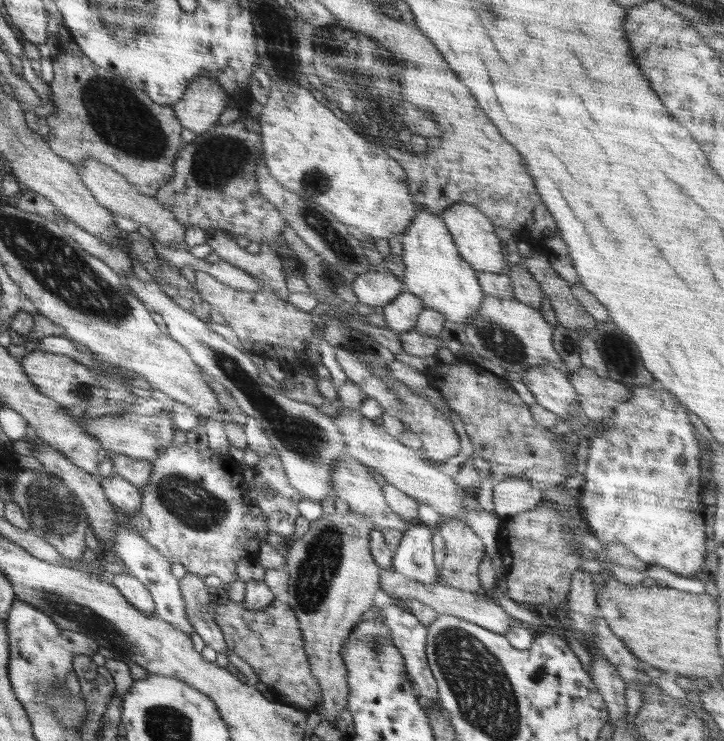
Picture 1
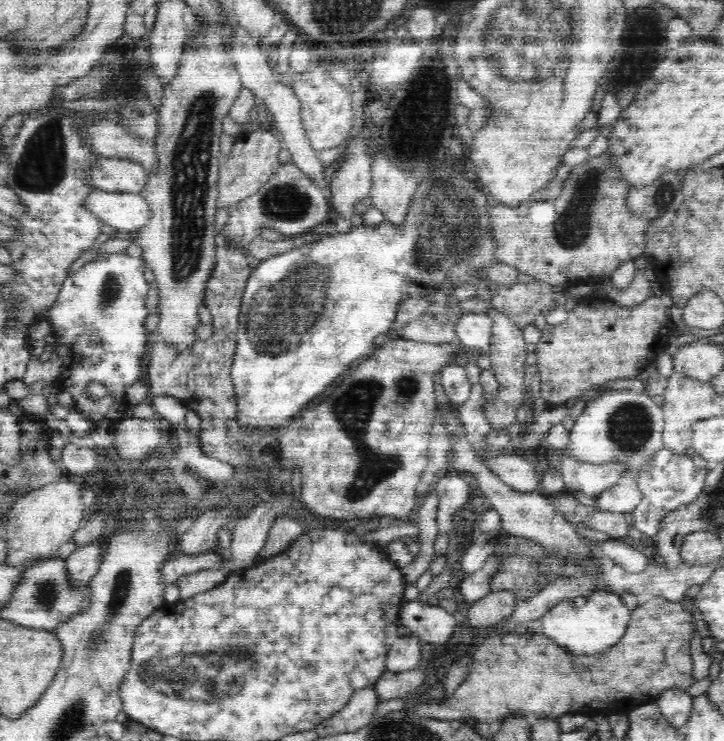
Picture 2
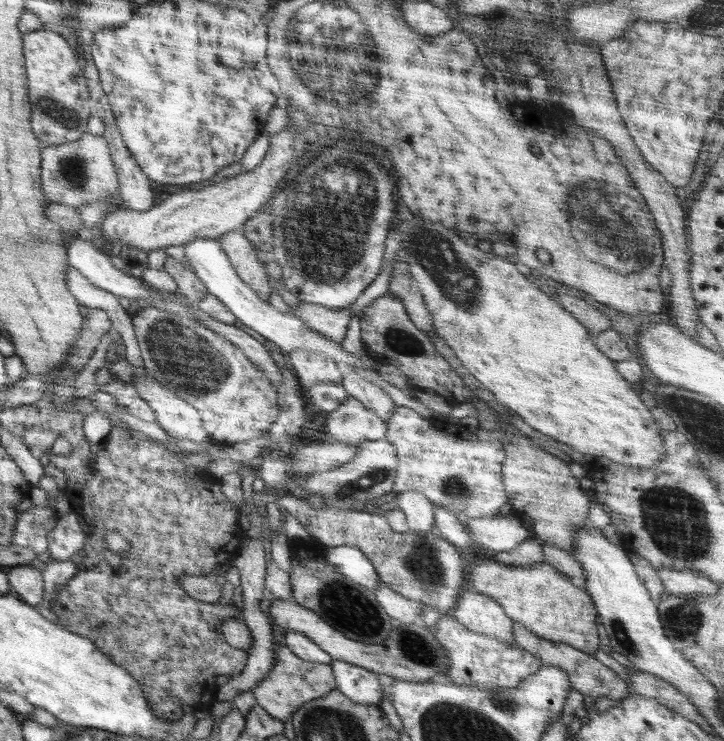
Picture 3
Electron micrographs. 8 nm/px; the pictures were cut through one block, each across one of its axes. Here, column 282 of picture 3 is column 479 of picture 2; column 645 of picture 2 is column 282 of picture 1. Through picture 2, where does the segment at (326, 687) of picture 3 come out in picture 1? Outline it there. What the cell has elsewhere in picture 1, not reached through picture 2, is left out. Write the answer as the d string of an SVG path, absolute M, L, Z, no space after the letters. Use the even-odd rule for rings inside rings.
M274 600L262 609L246 609L244 602L229 602L213 606L214 622L220 626L227 647L247 662L260 681L264 682L276 700L294 706L306 715L317 712L321 703L322 690L310 670L308 654L298 618L290 604Z

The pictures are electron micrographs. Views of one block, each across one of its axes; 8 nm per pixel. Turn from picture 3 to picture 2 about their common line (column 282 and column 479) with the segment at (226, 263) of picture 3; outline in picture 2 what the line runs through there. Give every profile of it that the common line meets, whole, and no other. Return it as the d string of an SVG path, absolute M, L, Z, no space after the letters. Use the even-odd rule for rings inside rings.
M462 313L455 323L455 331L457 334L456 342L460 344L464 350L478 349L482 352L490 347L493 322L486 313Z

